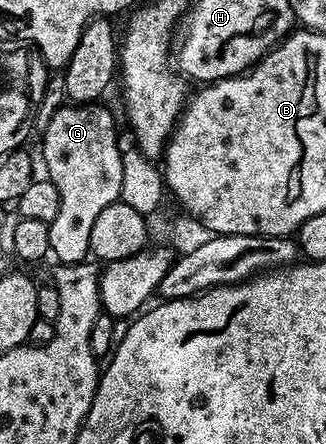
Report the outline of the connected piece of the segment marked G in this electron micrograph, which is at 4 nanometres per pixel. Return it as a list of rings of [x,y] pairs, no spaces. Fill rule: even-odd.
[[[64,104],[49,118],[41,134],[44,173],[59,188],[59,216],[49,223],[51,254],[61,264],[83,262],[90,257],[89,241],[95,216],[121,196],[123,146],[117,143],[117,122],[103,104]]]

